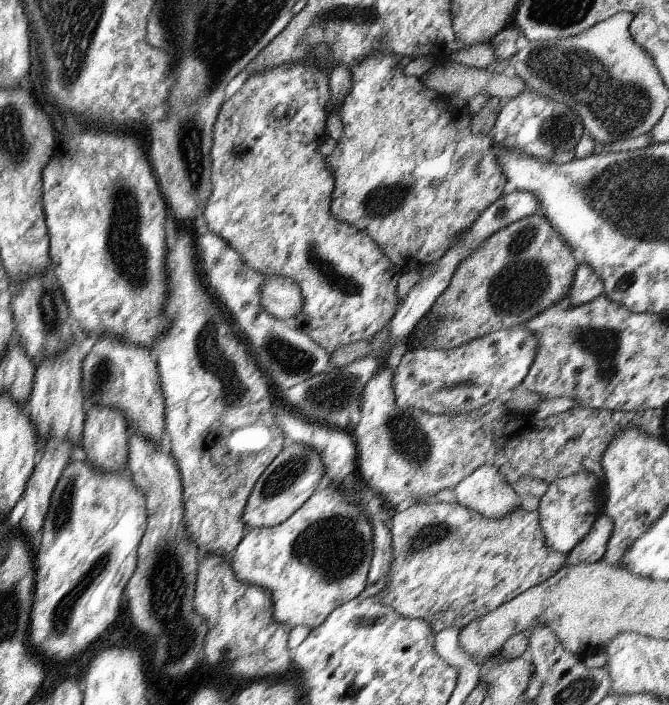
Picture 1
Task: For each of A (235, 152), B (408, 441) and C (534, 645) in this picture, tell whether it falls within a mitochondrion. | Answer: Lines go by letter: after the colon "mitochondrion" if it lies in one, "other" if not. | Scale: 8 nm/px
A: mitochondrion
B: mitochondrion
C: other

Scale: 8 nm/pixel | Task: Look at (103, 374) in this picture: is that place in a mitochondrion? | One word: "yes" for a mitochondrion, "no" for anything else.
yes

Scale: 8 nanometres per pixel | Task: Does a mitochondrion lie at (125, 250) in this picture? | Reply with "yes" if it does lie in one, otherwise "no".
yes

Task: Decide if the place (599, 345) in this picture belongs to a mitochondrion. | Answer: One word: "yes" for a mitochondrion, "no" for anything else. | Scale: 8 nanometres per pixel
yes

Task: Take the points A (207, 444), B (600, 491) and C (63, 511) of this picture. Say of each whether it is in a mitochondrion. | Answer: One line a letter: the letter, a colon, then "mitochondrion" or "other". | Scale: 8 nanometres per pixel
A: other
B: other
C: mitochondrion

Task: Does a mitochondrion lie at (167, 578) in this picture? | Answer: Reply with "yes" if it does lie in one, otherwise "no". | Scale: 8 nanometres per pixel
yes

